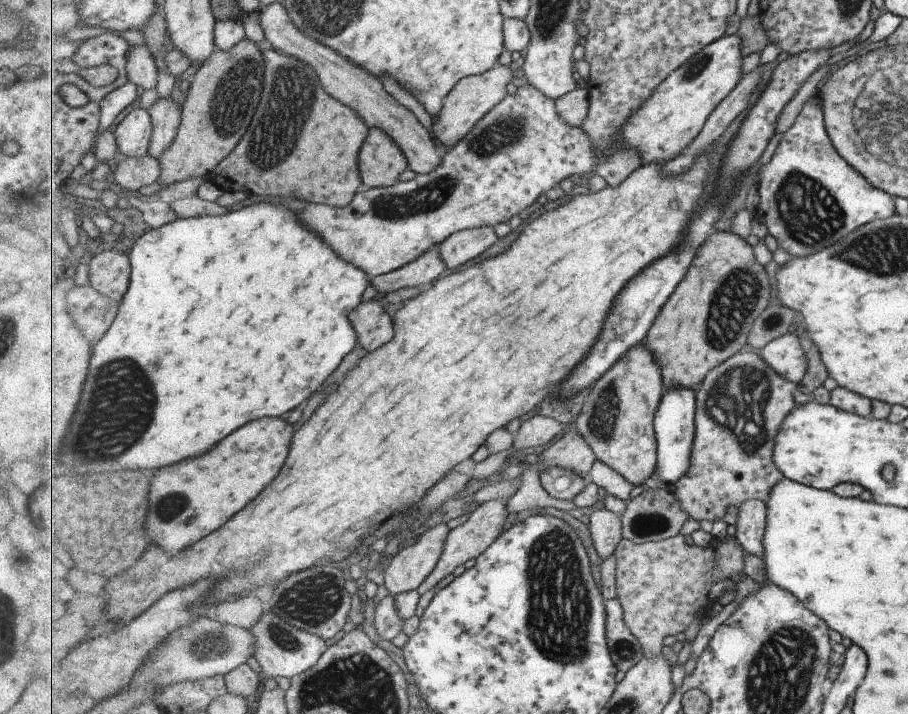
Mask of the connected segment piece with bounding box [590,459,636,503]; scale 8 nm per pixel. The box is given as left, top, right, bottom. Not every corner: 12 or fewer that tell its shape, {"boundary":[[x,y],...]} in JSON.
{"boundary":[[598,459],[591,482],[625,502],[636,485]]}

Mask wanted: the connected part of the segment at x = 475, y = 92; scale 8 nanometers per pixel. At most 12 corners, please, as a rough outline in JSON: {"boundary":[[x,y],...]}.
{"boundary":[[499,63],[462,79],[432,118],[450,149],[509,95],[512,68]]}

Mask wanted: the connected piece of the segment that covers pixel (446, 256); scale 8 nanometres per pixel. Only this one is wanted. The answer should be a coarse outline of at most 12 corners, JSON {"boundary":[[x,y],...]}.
{"boundary":[[494,227],[468,229],[440,247],[449,268],[486,254],[500,238]]}

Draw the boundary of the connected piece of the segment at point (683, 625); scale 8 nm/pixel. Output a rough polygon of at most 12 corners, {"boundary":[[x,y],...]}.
{"boundary":[[736,537],[618,547],[618,598],[645,658],[746,578]]}

